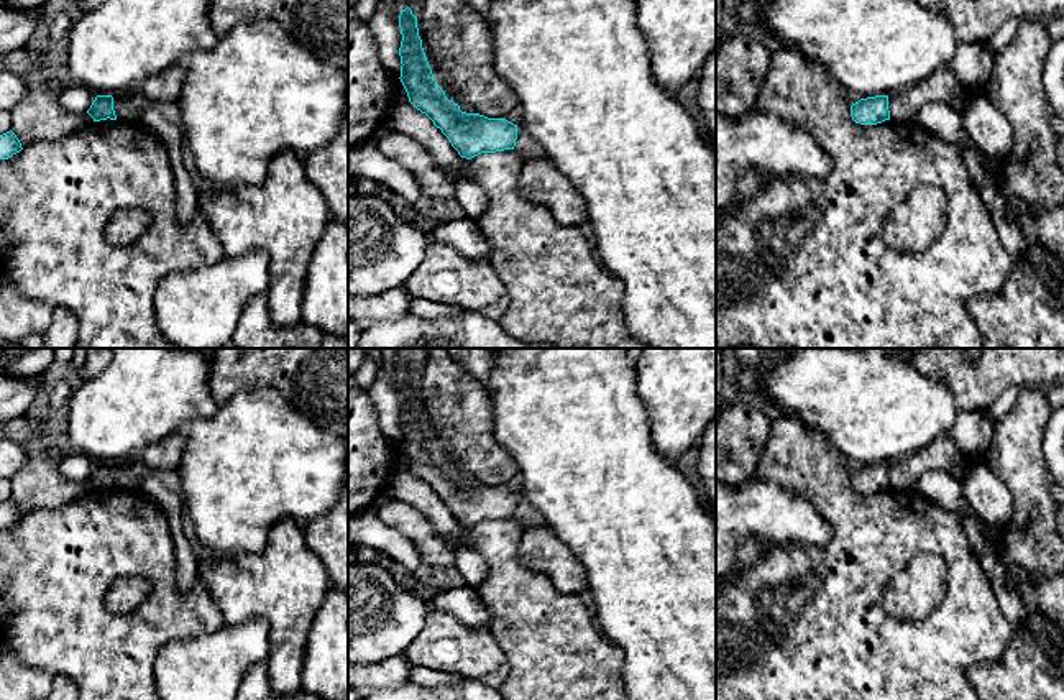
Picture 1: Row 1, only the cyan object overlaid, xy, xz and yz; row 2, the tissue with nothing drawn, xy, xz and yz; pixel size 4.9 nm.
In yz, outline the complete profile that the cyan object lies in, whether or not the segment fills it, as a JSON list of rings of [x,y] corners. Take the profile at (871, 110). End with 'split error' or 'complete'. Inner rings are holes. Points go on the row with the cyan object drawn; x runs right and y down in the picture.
[[[888,95],[860,99],[851,105],[851,117],[860,125],[877,125],[890,120]]] | complete

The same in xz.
[[[409,7],[401,10],[399,28],[402,35],[399,79],[409,102],[442,130],[458,154],[471,159],[481,153],[514,150],[517,125],[506,118],[461,112],[458,104],[447,99],[433,79],[419,36],[417,16]]] | complete

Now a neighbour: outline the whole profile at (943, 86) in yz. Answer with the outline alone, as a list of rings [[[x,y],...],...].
[[[942,66],[931,77],[888,95],[890,120],[916,122],[921,108],[933,102],[947,104],[962,113],[979,94],[987,92],[967,89],[949,66]]]

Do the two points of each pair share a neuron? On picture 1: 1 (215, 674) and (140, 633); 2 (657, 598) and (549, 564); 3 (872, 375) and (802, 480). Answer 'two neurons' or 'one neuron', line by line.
1: two neurons
2: two neurons
3: two neurons

